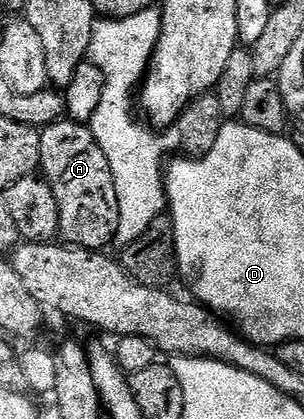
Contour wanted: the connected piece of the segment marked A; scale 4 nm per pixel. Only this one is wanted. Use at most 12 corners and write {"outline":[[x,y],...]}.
{"outline":[[40,130],[60,240],[104,250],[119,199],[93,130]]}

